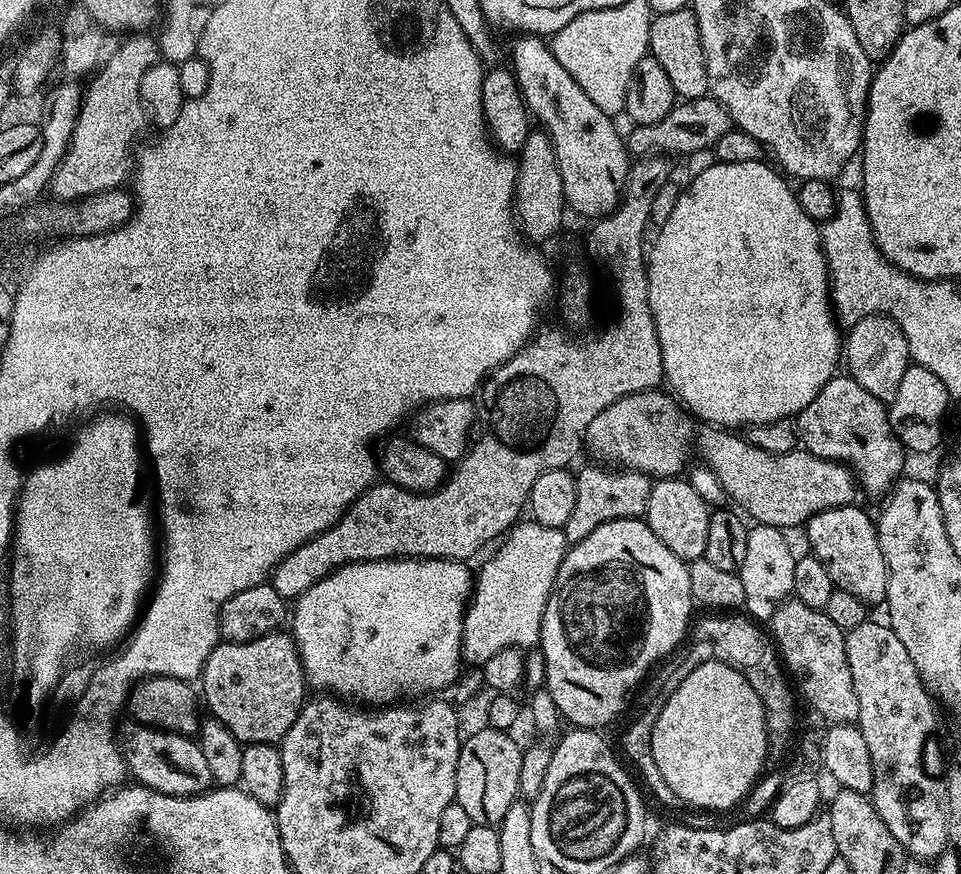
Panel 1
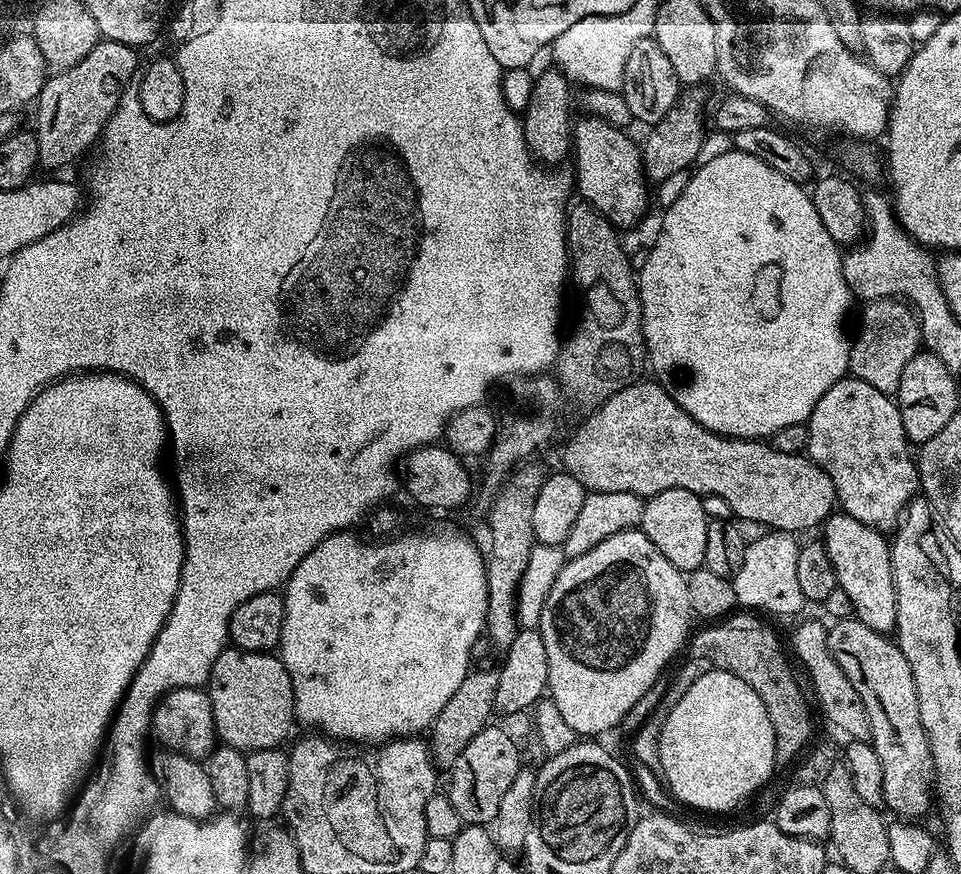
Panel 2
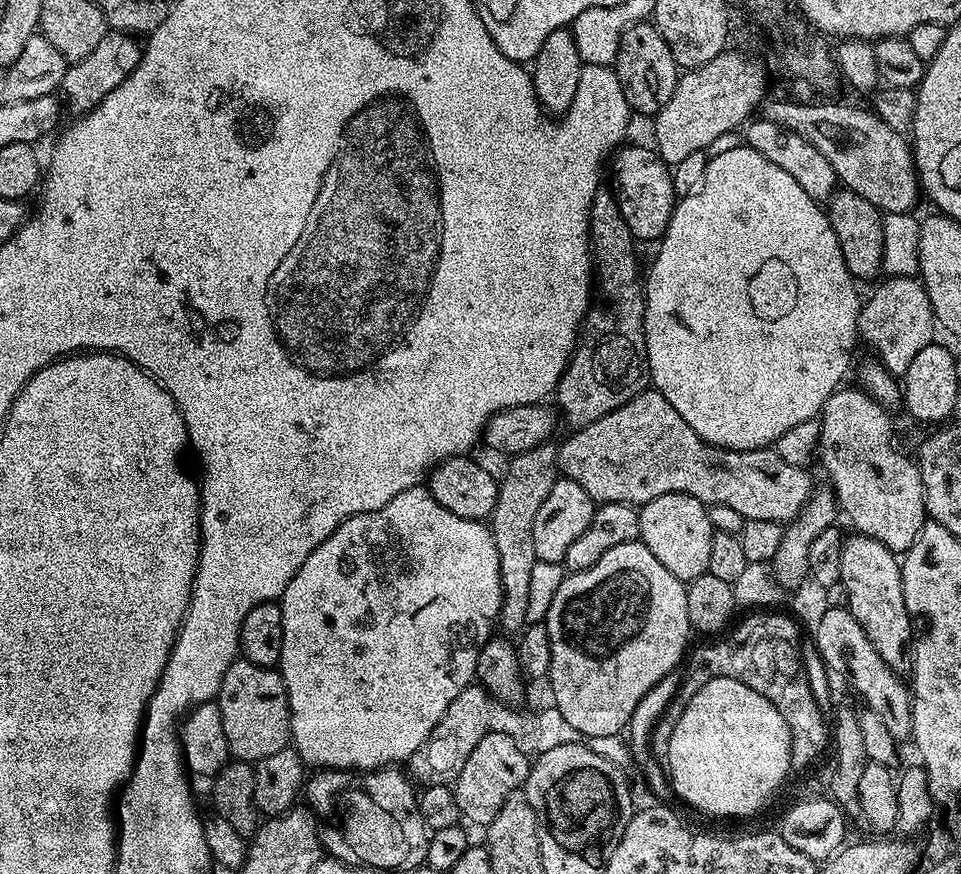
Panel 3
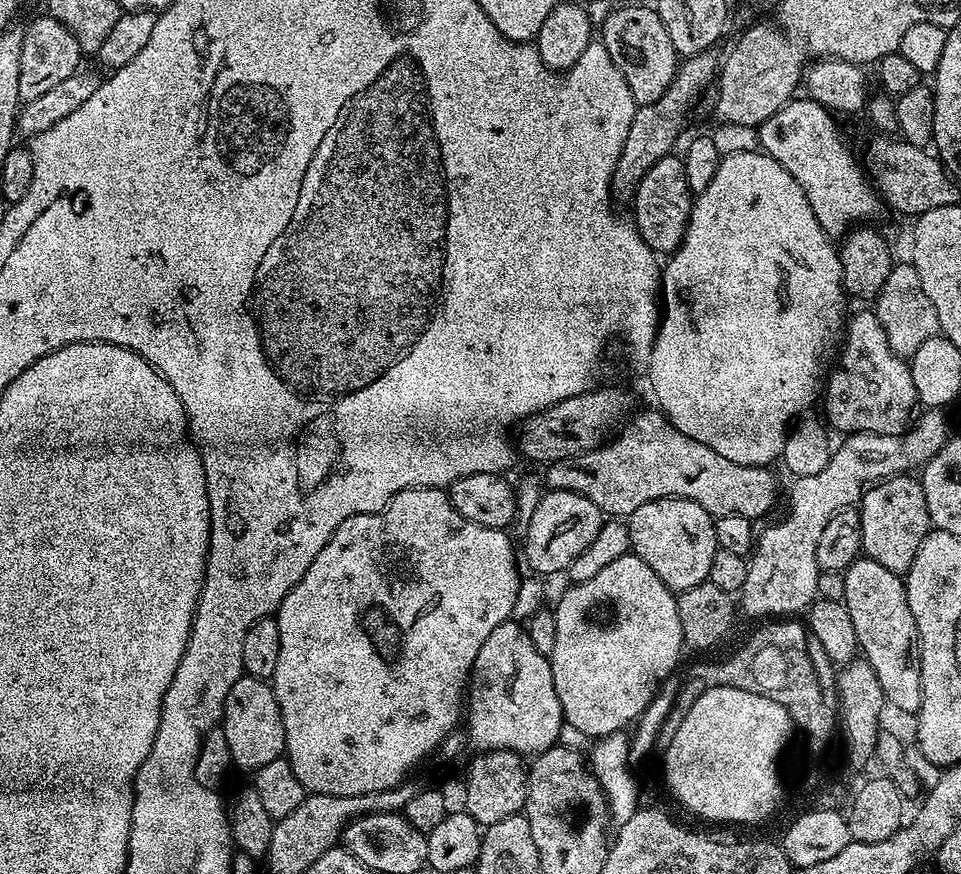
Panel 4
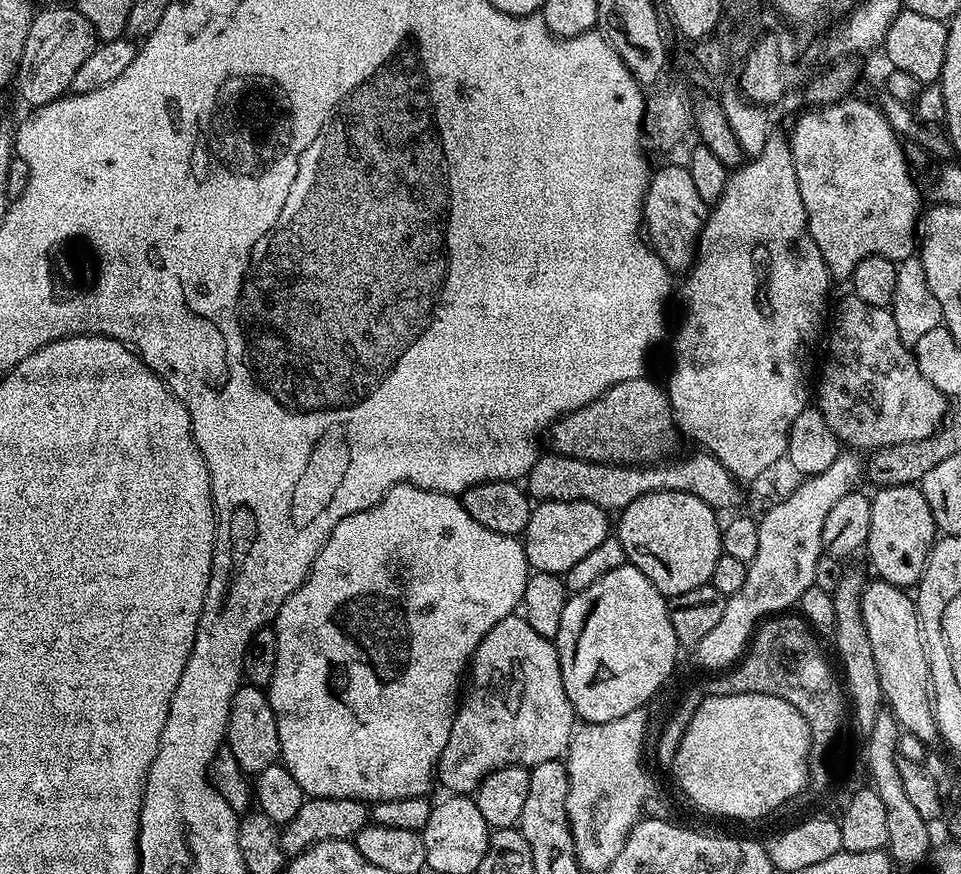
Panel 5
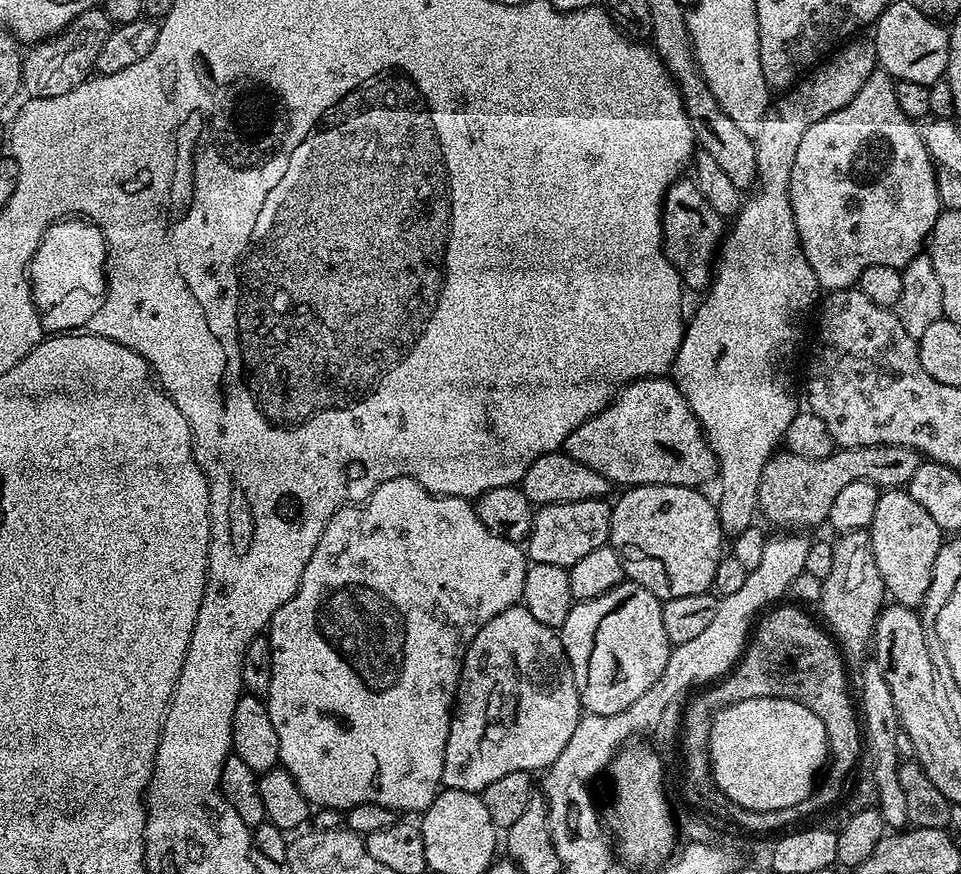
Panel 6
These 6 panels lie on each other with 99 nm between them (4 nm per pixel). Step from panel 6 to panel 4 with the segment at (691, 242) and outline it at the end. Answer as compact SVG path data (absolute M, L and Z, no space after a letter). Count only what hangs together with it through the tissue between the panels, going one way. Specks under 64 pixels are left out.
M669 154L654 162L654 166L646 170L642 182L638 182L636 196L630 205L631 219L646 246L650 246L657 254L675 252L686 234L693 199L693 193L689 192L686 182L686 166L679 155Z

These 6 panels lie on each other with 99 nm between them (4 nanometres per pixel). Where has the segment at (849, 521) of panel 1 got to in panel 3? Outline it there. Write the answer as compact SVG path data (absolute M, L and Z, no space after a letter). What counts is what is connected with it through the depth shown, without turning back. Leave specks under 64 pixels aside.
M852 534L845 539L842 546L840 583L846 586L847 609L854 614L858 626L866 630L870 646L878 650L882 662L886 662L892 672L908 674L912 670L910 645L914 640L914 617L906 610L900 565L897 553L882 546L882 542L874 542L874 538L869 536Z

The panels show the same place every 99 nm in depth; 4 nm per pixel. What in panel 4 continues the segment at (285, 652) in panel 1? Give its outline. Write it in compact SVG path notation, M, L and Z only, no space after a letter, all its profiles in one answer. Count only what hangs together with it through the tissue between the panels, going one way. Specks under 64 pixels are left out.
M247 674L240 676L238 682L230 686L230 694L226 694L222 727L233 765L237 769L245 768L248 774L255 774L266 762L274 762L285 755L282 714L269 681Z

